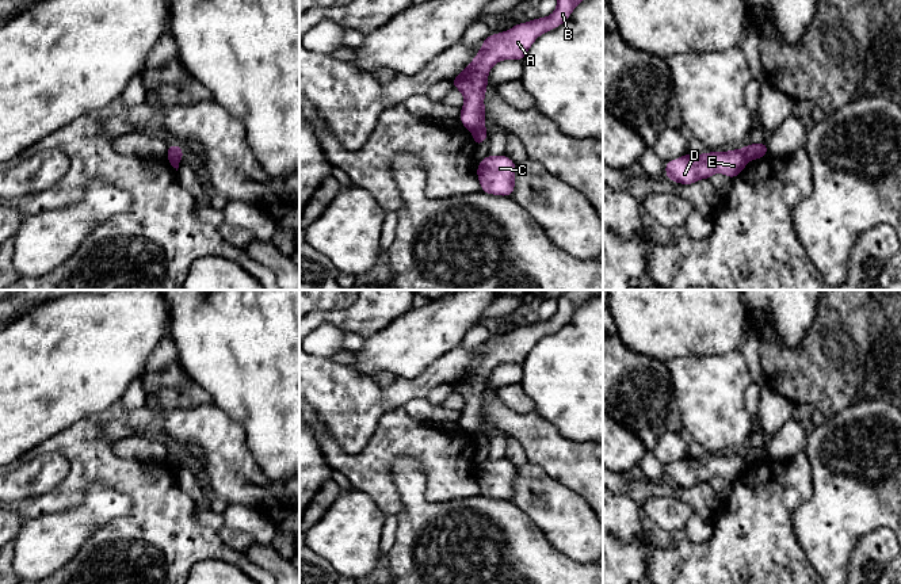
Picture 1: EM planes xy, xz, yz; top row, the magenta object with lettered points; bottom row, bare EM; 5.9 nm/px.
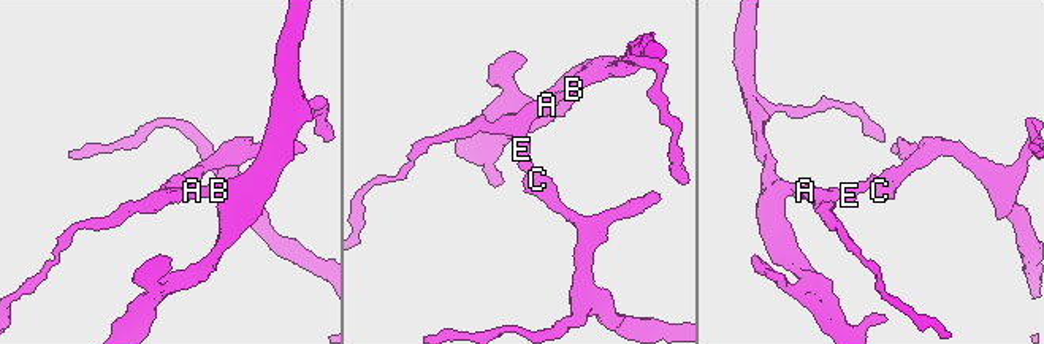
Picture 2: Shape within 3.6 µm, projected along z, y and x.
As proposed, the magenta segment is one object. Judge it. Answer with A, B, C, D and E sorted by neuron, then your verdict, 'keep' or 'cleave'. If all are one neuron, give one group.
A B D E / C; cleave

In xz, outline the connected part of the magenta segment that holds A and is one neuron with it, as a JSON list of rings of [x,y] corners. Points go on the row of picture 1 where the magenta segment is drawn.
[[[557,0],[557,8],[550,16],[515,24],[512,28],[490,34],[482,41],[474,60],[451,80],[454,88],[459,89],[465,98],[459,121],[467,130],[485,129],[484,98],[492,66],[503,60],[522,61],[535,39],[543,33],[560,27],[581,1]]]

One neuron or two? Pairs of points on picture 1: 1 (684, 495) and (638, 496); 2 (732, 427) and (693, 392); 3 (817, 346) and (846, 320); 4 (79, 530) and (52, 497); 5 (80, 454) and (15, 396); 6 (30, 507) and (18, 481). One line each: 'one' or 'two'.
1: one
2: one
3: one
4: two
5: two
6: two

